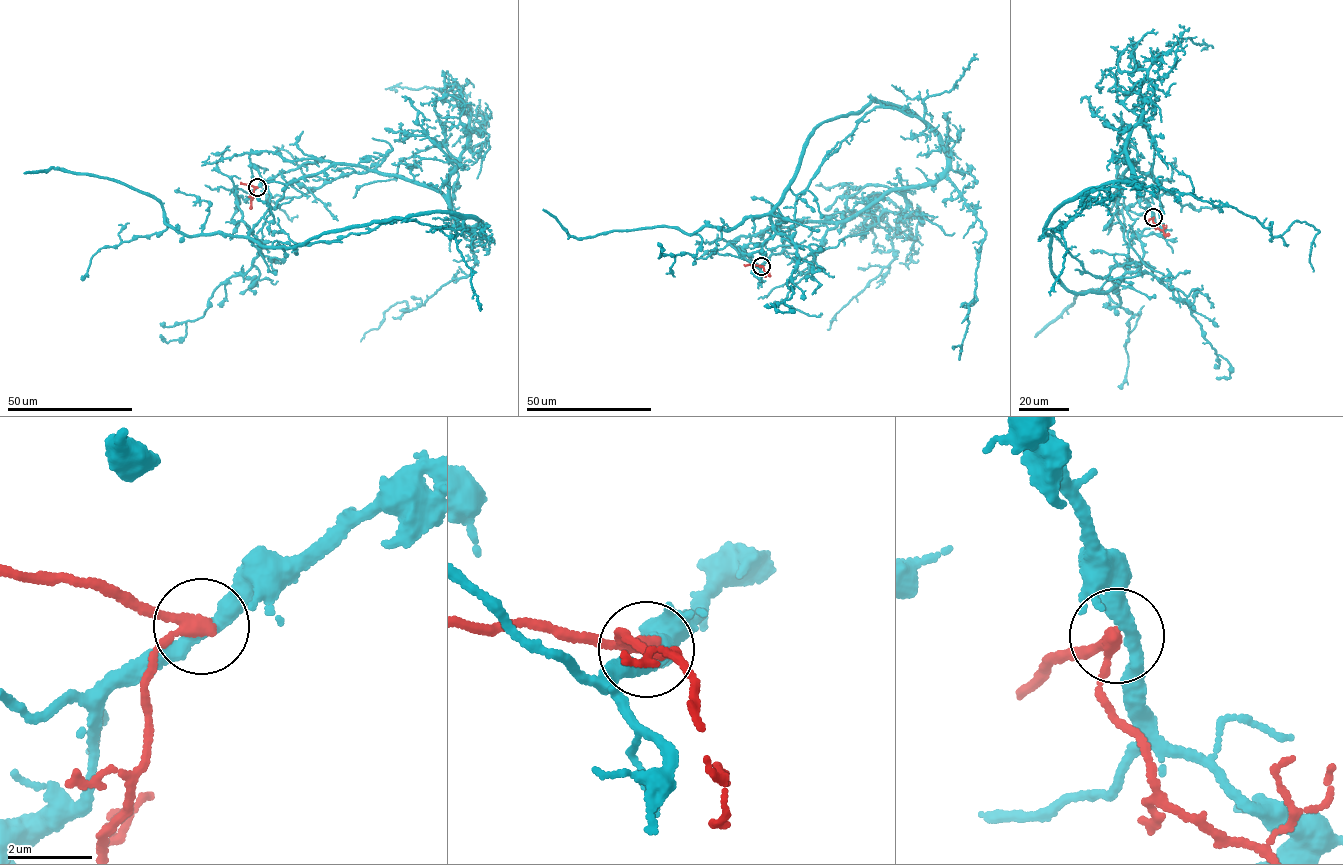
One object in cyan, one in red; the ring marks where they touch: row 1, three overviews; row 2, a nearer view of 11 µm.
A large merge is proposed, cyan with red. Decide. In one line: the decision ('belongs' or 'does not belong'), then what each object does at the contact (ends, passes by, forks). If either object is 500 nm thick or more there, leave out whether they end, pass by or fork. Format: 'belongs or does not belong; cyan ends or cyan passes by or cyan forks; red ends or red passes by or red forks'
does not belong; cyan passes by; red passes by

